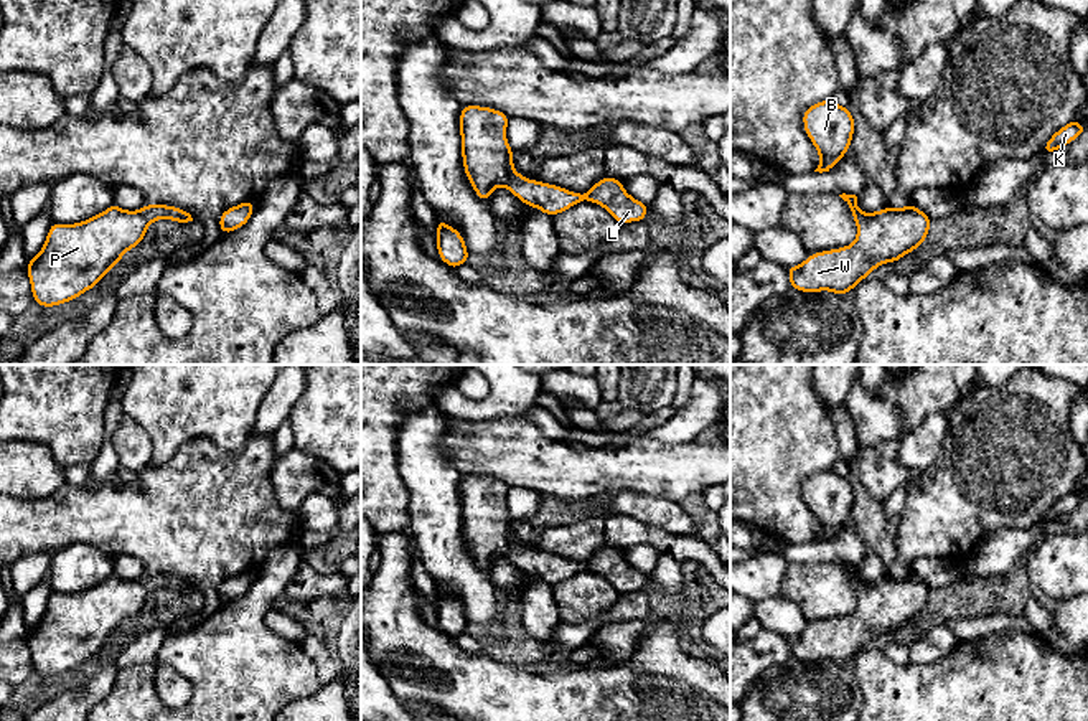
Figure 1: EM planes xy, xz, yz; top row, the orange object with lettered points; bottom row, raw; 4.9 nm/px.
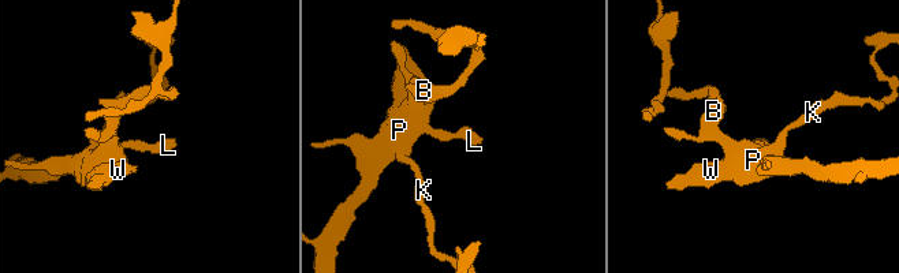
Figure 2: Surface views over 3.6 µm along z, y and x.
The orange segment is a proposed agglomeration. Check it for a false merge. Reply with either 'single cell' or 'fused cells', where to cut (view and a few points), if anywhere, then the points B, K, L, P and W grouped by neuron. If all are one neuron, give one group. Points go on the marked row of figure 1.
single cell; no cut; B K L P W

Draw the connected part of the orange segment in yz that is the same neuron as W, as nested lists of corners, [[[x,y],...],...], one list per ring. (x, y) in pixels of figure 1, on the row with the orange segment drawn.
[[[839,195],[851,208],[852,218],[857,224],[857,238],[847,247],[814,252],[806,261],[795,267],[786,267],[790,276],[790,287],[801,292],[831,290],[844,295],[854,289],[862,279],[884,262],[897,262],[900,257],[915,251],[926,239],[931,219],[917,206],[884,208],[875,213],[862,213],[857,208],[856,195]]]

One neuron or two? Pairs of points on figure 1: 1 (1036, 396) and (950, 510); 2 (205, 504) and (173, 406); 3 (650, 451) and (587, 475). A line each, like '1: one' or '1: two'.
1: one
2: two
3: one

